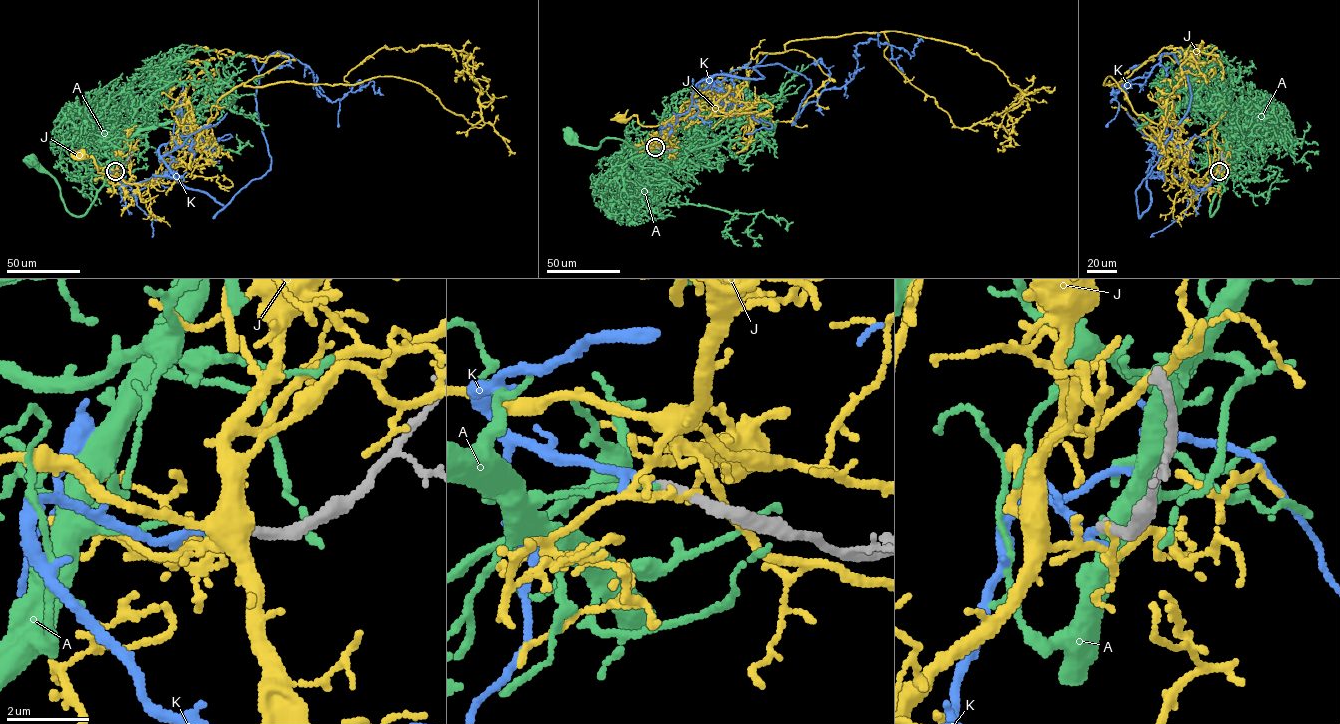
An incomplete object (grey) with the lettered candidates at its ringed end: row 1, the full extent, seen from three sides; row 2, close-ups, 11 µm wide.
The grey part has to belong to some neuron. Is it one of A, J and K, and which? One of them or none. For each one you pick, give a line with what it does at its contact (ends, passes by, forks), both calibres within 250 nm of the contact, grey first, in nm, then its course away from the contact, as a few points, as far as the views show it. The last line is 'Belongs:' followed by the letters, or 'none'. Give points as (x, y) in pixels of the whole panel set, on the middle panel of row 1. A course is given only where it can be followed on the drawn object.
K: It ends there. Thickness 240 nm (grey) against 220 nm. Its course: (655, 147), (716, 75), (801, 73), (796, 119), (853, 78), (860, 43), (913, 56), (923, 41)
Belongs: K

